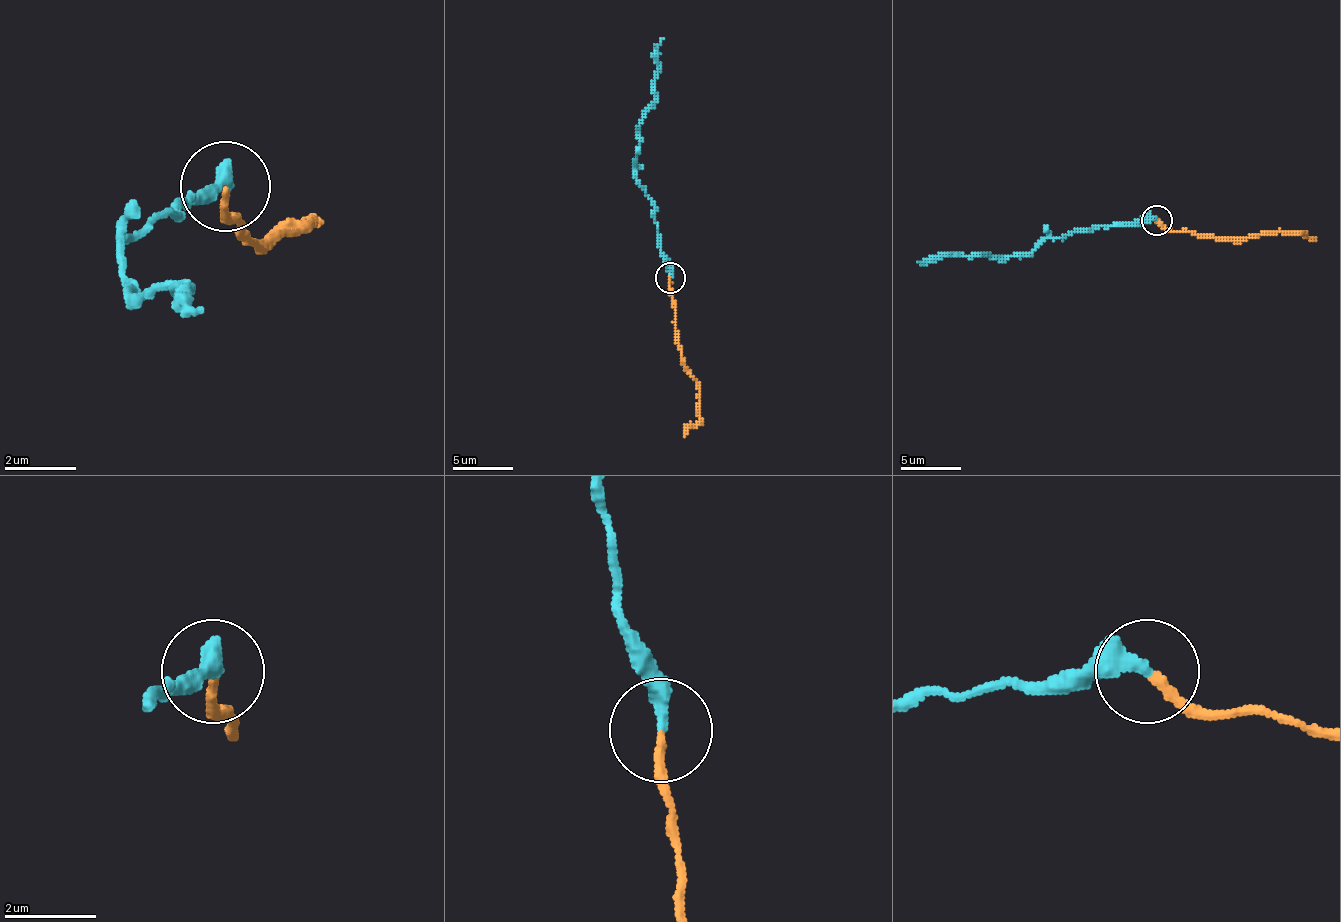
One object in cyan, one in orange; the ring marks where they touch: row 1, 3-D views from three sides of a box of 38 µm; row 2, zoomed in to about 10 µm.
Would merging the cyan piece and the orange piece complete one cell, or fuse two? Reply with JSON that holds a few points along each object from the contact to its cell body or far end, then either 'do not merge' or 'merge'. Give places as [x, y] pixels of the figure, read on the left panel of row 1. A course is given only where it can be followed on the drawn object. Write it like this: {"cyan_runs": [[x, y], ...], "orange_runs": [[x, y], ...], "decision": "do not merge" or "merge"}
{"cyan_runs": [[223, 184], [178, 211], [160, 211], [133, 238], [124, 238], [124, 274], [133, 301], [187, 292], [205, 310]], "orange_runs": [[223, 193], [232, 220], [250, 238], [268, 238], [313, 220], [268, 247]], "decision": "do not merge"}

